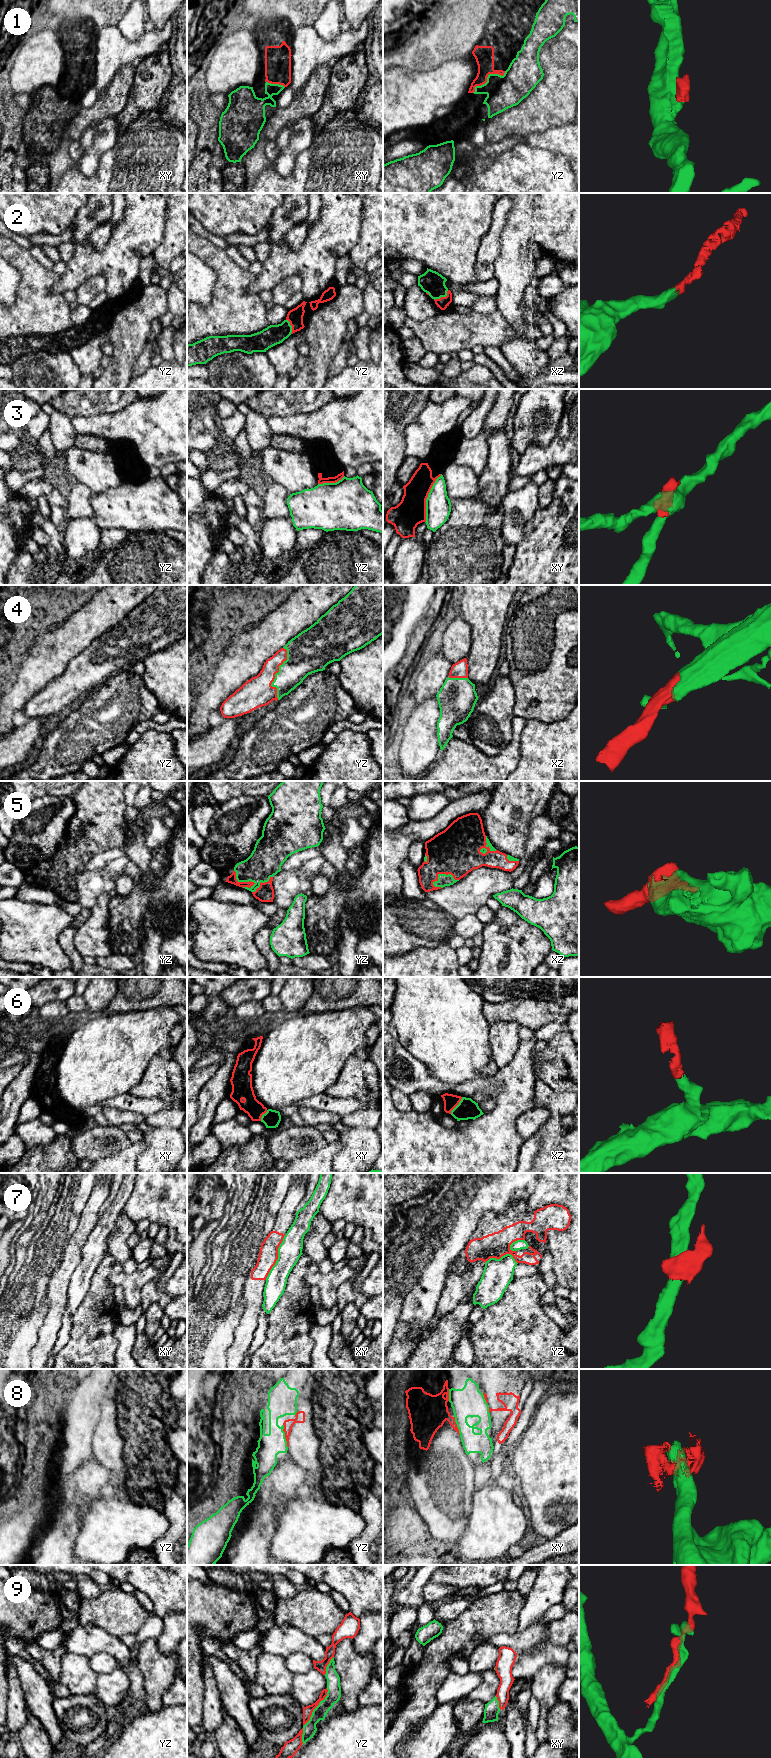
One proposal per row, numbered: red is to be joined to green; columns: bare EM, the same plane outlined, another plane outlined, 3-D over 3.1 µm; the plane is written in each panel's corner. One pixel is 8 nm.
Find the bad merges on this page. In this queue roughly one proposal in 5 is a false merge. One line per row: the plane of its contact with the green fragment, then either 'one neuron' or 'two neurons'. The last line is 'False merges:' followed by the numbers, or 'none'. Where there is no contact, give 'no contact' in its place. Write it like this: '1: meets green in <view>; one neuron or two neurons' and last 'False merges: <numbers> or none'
1: meets green in yz; two neurons
2: meets green in xz; one neuron
3: meets green in xy; two neurons
4: meets green in yz; one neuron
5: meets green in xz; one neuron
6: meets green in xz; one neuron
7: meets green in xy; two neurons
8: meets green in yz; two neurons
9: meets green in yz; one neuron
False merges: 1, 3, 7, 8

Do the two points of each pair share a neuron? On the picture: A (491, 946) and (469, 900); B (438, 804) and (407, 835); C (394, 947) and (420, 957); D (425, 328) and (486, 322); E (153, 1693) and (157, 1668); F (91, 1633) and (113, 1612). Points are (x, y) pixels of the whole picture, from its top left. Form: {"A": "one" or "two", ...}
{"A": "two", "B": "two", "C": "two", "D": "one", "E": "one", "F": "two"}

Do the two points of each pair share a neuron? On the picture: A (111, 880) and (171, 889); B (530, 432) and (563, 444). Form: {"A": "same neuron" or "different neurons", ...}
{"A": "different neurons", "B": "different neurons"}

